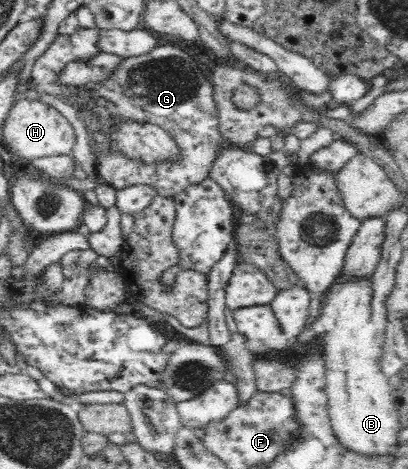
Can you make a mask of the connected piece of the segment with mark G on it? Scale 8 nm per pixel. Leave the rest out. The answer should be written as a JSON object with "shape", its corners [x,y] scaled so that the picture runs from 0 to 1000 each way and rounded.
{"shape":[[[397,96],[397,100],[377,102],[358,119],[309,124],[304,134],[289,143],[284,158],[272,168],[245,177],[240,186],[218,190],[218,186],[201,183],[206,198],[221,198],[233,209],[235,222],[243,224],[243,241],[252,241],[252,249],[292,243],[341,260],[373,260],[402,269],[422,294],[439,305],[446,328],[451,328],[451,339],[441,348],[353,352],[336,343],[319,343],[311,335],[294,333],[292,326],[270,326],[265,333],[228,326],[233,365],[243,377],[284,403],[341,390],[368,392],[387,405],[387,416],[414,422],[429,418],[458,394],[505,382],[527,322],[542,311],[544,299],[539,256],[529,213],[525,213],[525,188],[485,136],[456,109],[426,100],[426,96]]]}

